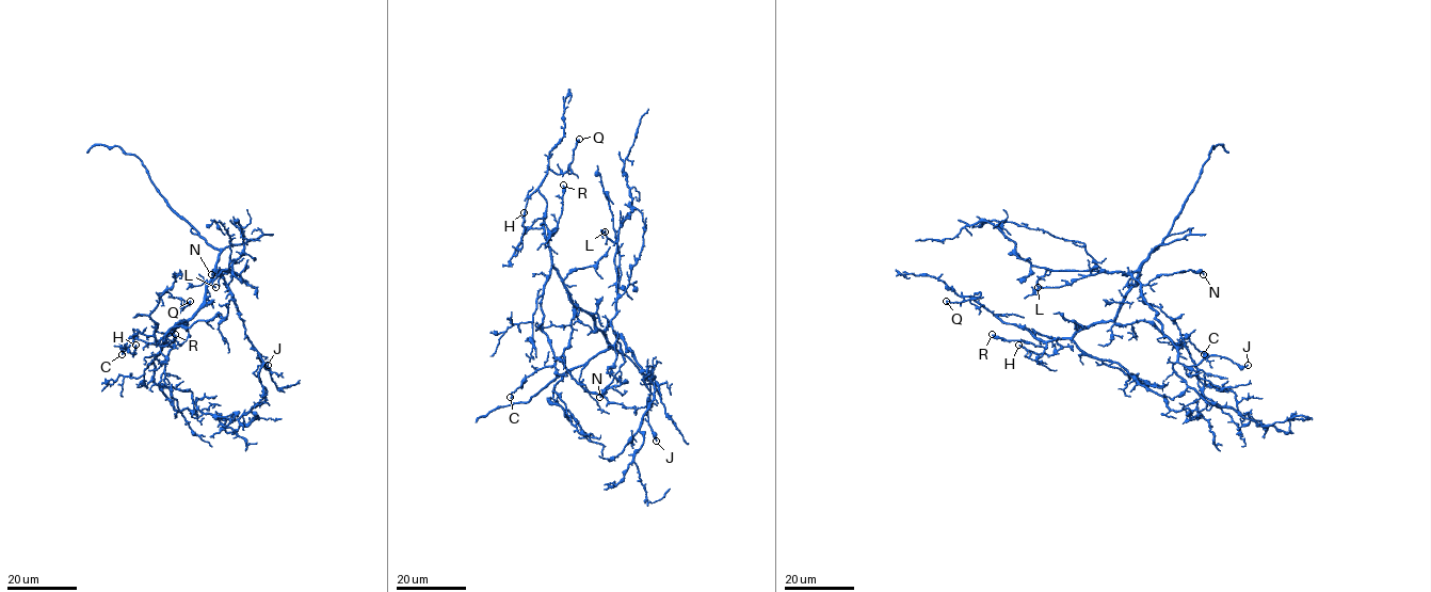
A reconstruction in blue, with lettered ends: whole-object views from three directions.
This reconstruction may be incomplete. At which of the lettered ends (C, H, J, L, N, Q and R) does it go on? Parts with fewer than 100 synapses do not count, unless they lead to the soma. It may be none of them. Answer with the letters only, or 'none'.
none

